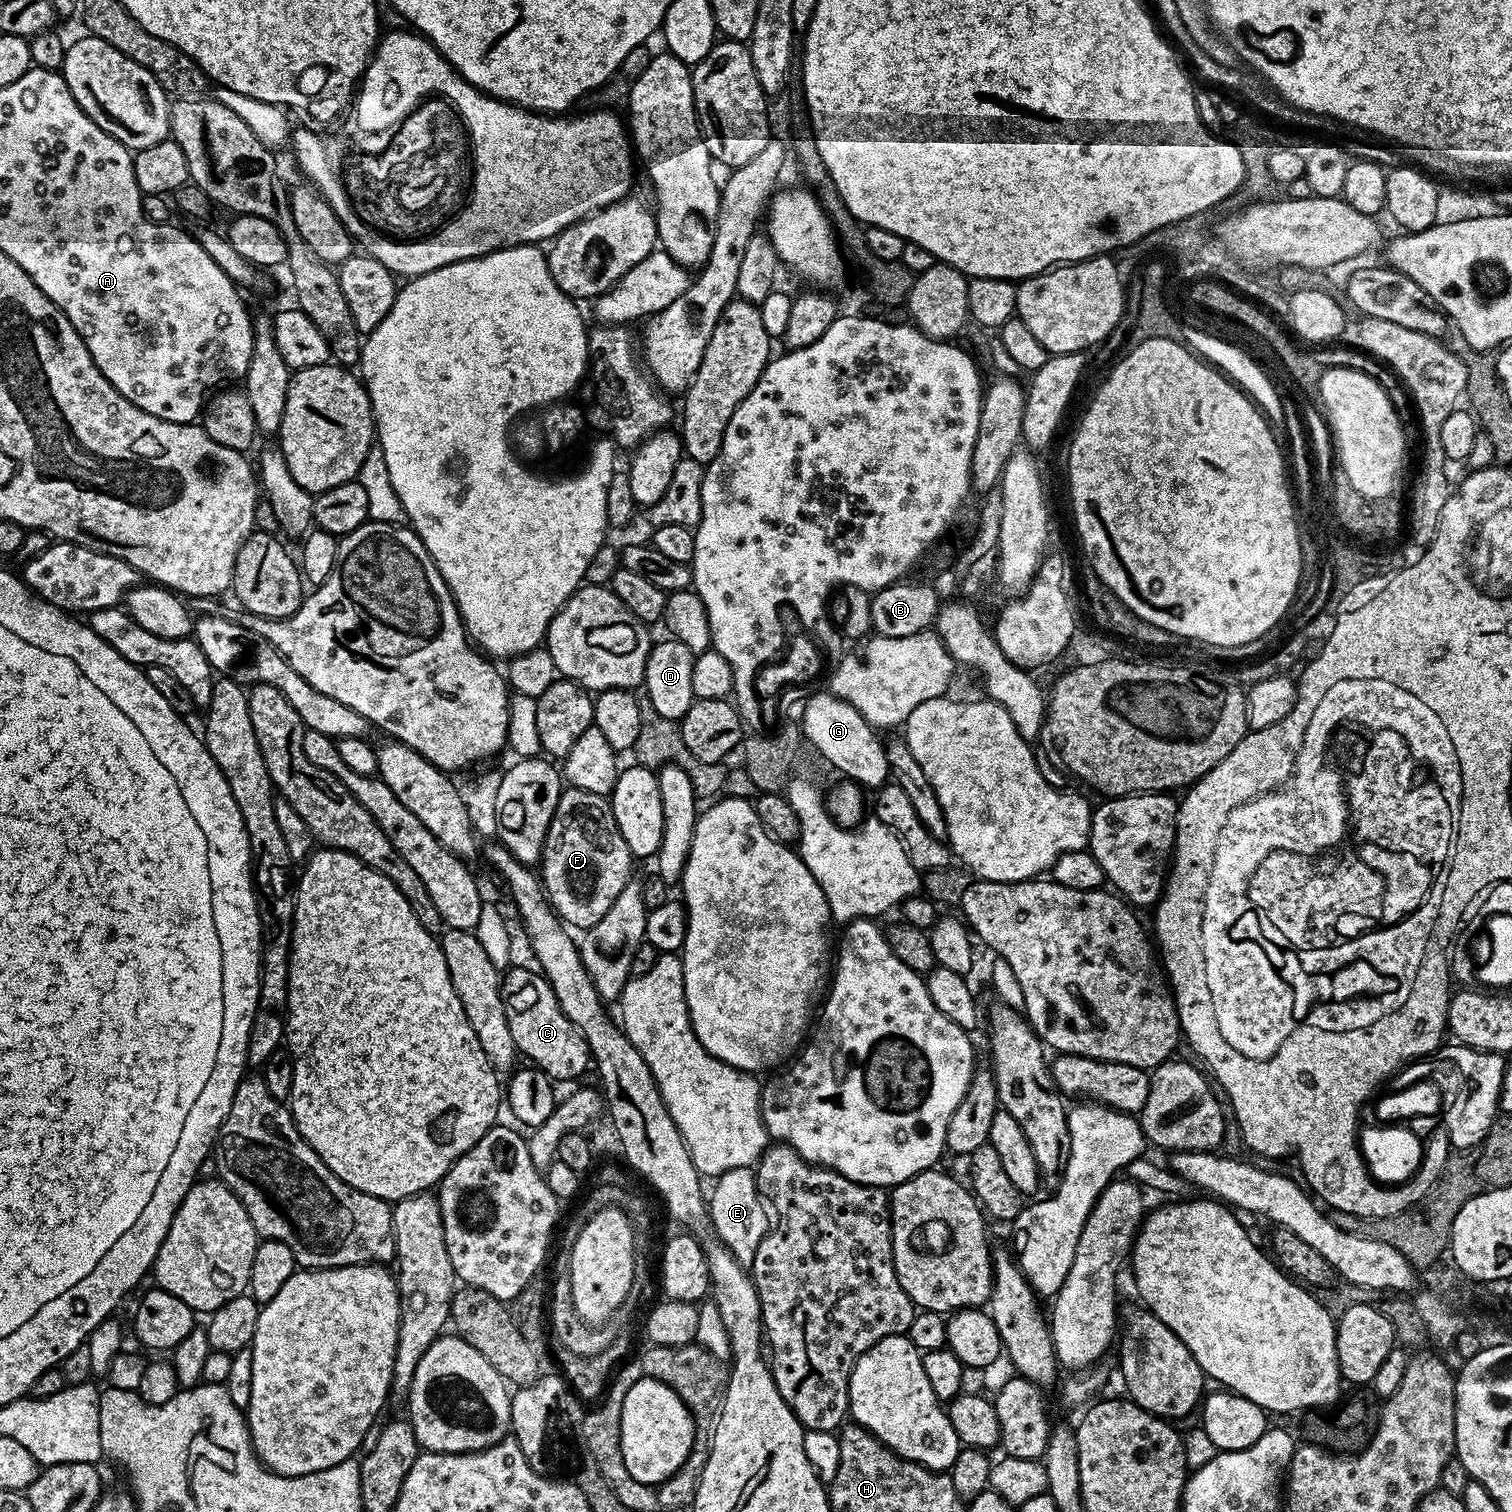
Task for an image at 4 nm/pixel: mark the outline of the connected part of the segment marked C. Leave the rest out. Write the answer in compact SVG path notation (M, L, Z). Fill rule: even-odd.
M509 967L503 973L500 981L500 993L504 999L506 1022L510 1026L510 1038L514 1038L517 1053L521 1057L529 1056L532 1059L529 1061L540 1071L547 1074L551 1080L572 1079L579 1081L583 1072L590 1068L590 1053L583 1034L573 1026L570 1018L566 1018L566 1014L562 1010L562 1006L547 978L535 967L532 967L533 969L516 967Z

